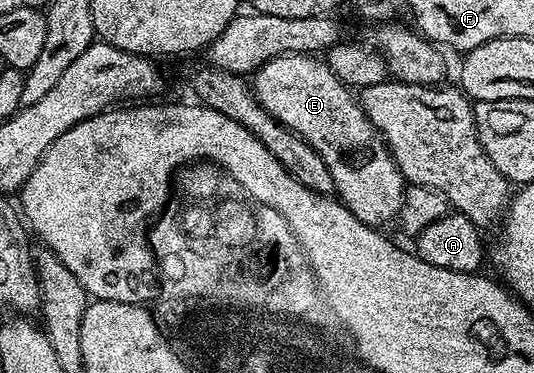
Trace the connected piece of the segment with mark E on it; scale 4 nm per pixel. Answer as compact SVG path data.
M311 54L275 56L275 60L267 60L267 64L263 64L252 75L251 87L263 109L289 130L293 130L323 158L324 164L330 169L336 197L344 202L355 217L374 228L385 228L389 221L392 223L396 219L405 199L405 178L399 172L388 146L381 139L380 132L365 115L358 95L341 82L335 72L331 72L327 63Z

